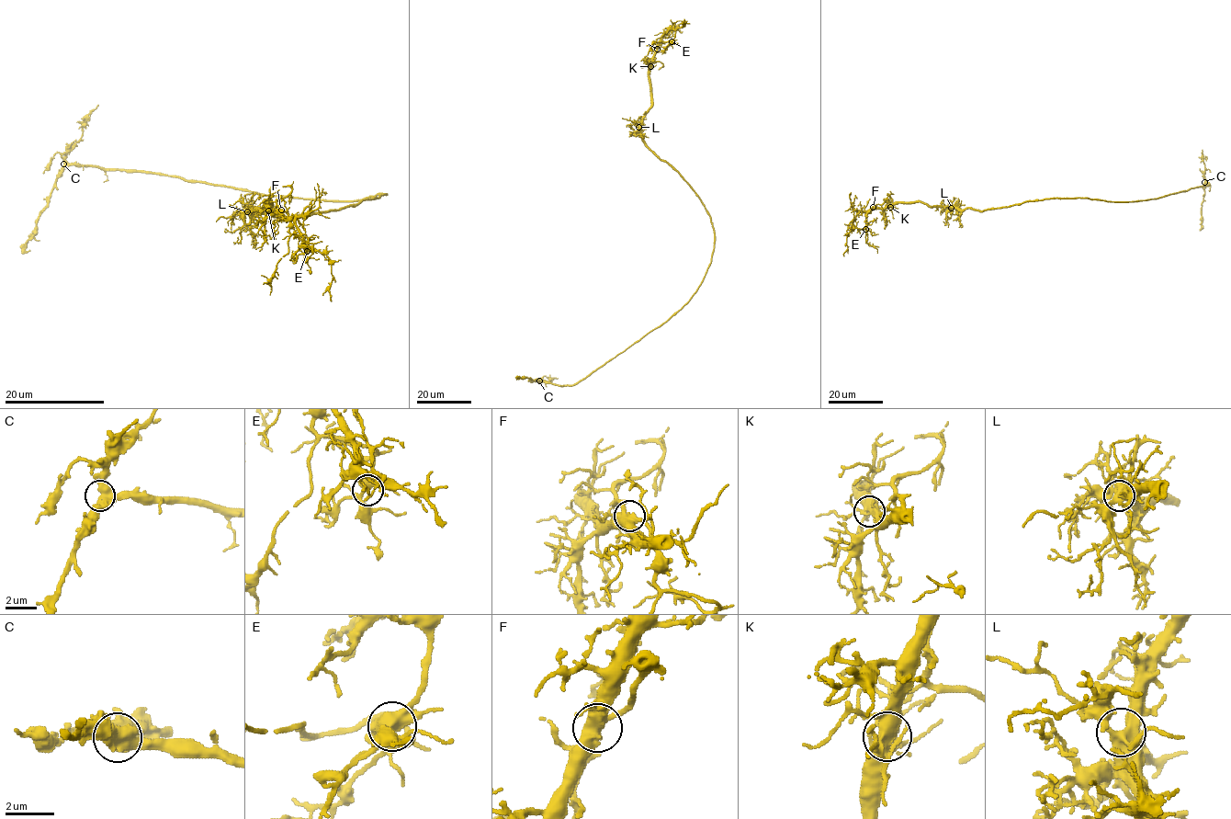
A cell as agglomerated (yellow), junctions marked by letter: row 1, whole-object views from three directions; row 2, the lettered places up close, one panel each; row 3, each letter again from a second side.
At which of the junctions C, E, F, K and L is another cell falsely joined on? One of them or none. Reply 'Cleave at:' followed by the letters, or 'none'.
Cleave at: F

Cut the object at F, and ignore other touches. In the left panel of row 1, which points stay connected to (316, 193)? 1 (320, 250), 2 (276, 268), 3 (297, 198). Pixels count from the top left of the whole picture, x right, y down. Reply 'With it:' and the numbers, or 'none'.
With it: 3

